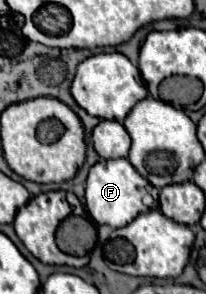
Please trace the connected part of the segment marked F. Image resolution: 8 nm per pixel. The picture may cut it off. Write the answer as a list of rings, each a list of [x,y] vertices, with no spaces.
[[[125,158],[99,160],[87,176],[87,212],[97,224],[109,224],[113,228],[123,228],[131,220],[135,220],[141,212],[147,210],[147,206],[141,202],[143,194],[147,192],[149,182],[129,164]]]

